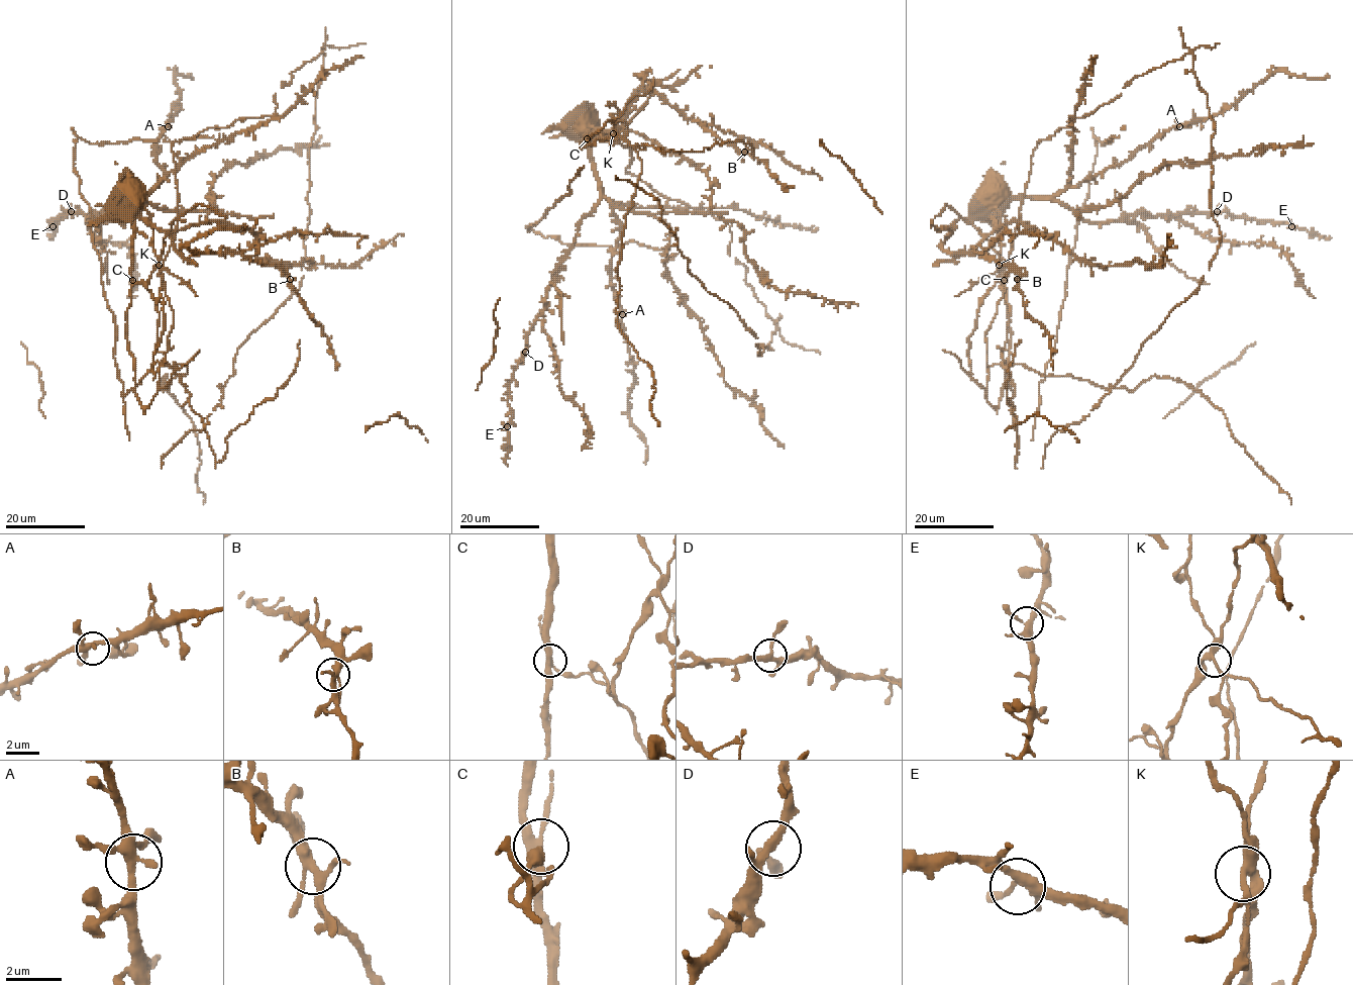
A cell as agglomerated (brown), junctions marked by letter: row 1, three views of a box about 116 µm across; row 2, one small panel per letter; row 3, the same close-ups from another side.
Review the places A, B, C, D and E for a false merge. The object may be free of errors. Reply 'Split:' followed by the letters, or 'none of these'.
Split: C

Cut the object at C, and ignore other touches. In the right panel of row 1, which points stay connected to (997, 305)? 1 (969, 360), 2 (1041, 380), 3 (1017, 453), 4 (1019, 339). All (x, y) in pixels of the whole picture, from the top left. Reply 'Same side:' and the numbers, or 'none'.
Same side: 2

